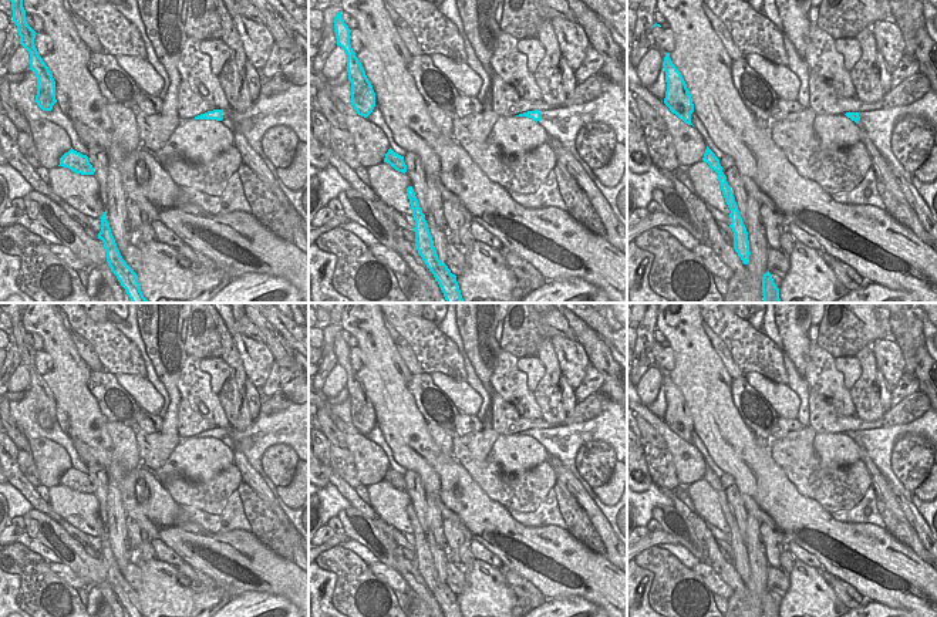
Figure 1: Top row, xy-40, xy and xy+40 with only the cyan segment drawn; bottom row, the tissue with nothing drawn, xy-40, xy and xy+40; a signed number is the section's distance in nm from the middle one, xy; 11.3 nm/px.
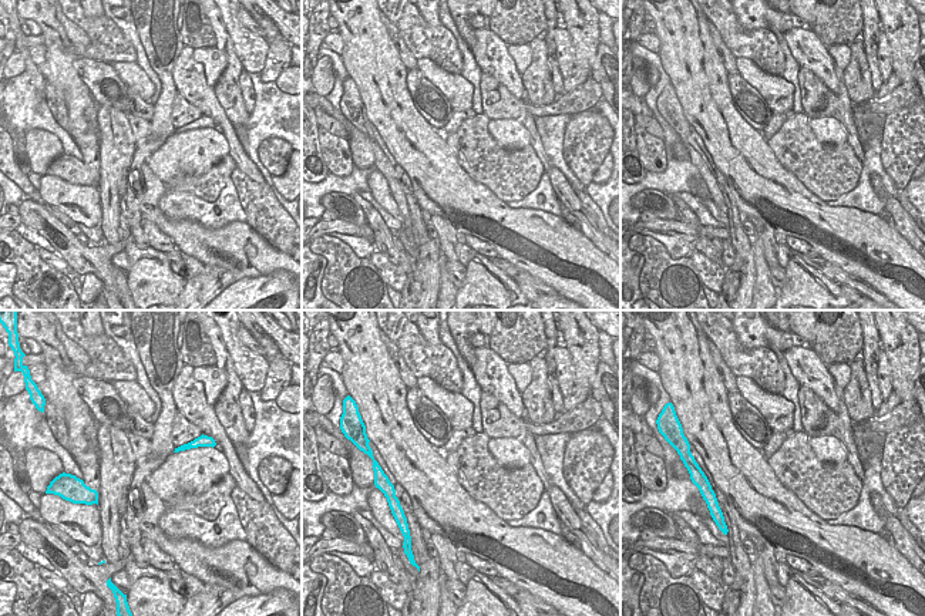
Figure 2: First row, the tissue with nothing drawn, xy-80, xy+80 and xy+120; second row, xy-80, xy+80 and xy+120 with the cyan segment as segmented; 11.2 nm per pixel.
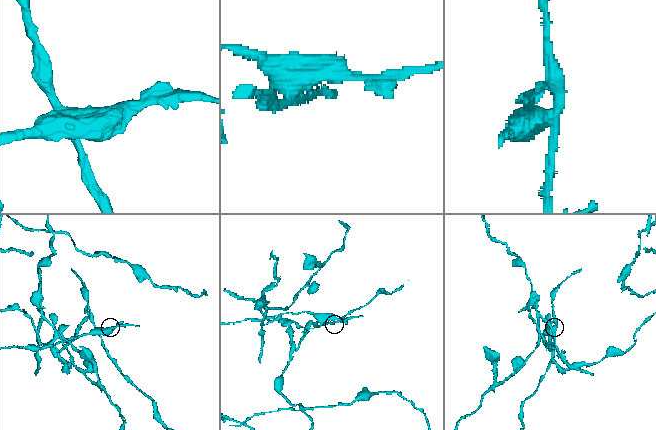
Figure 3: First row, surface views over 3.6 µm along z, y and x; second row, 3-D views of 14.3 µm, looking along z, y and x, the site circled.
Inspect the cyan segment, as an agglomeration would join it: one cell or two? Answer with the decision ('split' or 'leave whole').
split

